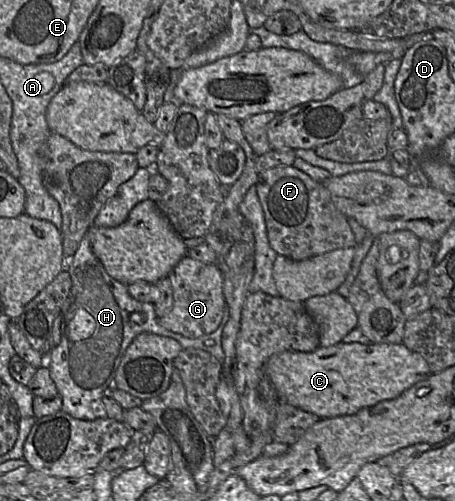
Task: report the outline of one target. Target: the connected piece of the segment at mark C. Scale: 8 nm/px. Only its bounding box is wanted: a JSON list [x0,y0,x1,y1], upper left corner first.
[264,343,431,419]

